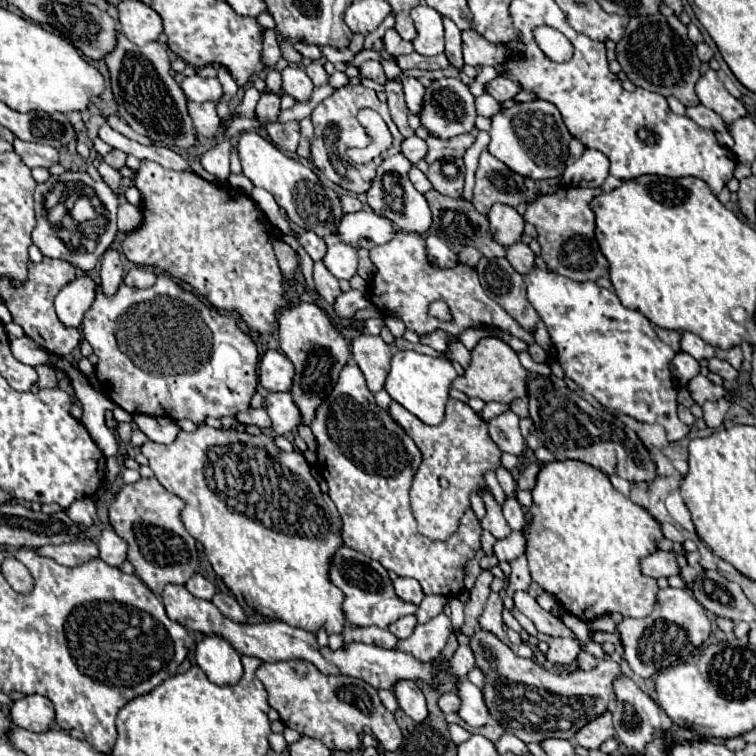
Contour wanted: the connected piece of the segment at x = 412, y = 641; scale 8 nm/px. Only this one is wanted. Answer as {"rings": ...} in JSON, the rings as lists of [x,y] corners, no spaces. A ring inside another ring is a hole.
{"rings":[[[441,613],[441,615],[433,617],[431,621],[417,625],[411,637],[399,641],[397,649],[409,651],[411,655],[417,655],[417,659],[433,659],[443,651],[451,631],[453,631],[453,627],[451,627],[449,617],[445,613]]]}

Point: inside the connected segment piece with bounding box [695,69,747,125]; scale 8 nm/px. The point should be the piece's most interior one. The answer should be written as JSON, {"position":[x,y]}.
{"position":[709,89]}

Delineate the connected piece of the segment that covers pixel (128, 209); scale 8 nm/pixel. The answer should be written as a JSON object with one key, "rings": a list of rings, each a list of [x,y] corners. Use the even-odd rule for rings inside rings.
{"rings":[[[121,201],[119,217],[117,217],[117,225],[121,231],[125,231],[125,233],[135,231],[141,225],[141,219],[143,219],[143,213],[139,207],[131,205],[129,201]]]}

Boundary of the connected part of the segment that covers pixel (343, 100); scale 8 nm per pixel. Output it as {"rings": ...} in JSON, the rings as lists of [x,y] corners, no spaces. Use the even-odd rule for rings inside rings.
{"rings":[[[349,85],[349,87],[343,87],[343,89],[337,89],[333,91],[331,97],[327,97],[325,101],[321,101],[313,113],[311,113],[311,121],[313,121],[313,127],[315,127],[315,139],[311,141],[311,159],[315,163],[315,167],[325,173],[325,177],[333,183],[337,183],[339,187],[343,189],[349,189],[353,193],[367,193],[373,179],[375,179],[375,169],[377,165],[389,157],[389,155],[395,155],[401,151],[401,143],[403,143],[403,135],[399,133],[399,129],[395,127],[395,123],[391,121],[391,115],[389,115],[389,109],[385,103],[381,103],[377,99],[377,93],[373,89],[367,89],[363,85]],[[361,107],[369,107],[369,109],[375,109],[381,113],[381,117],[385,119],[385,123],[389,125],[395,141],[393,141],[393,147],[389,151],[385,151],[383,155],[379,155],[377,159],[369,161],[369,163],[353,163],[349,157],[347,157],[347,149],[351,147],[367,147],[369,145],[369,137],[365,133],[365,129],[359,125],[357,121],[357,111]]]}

